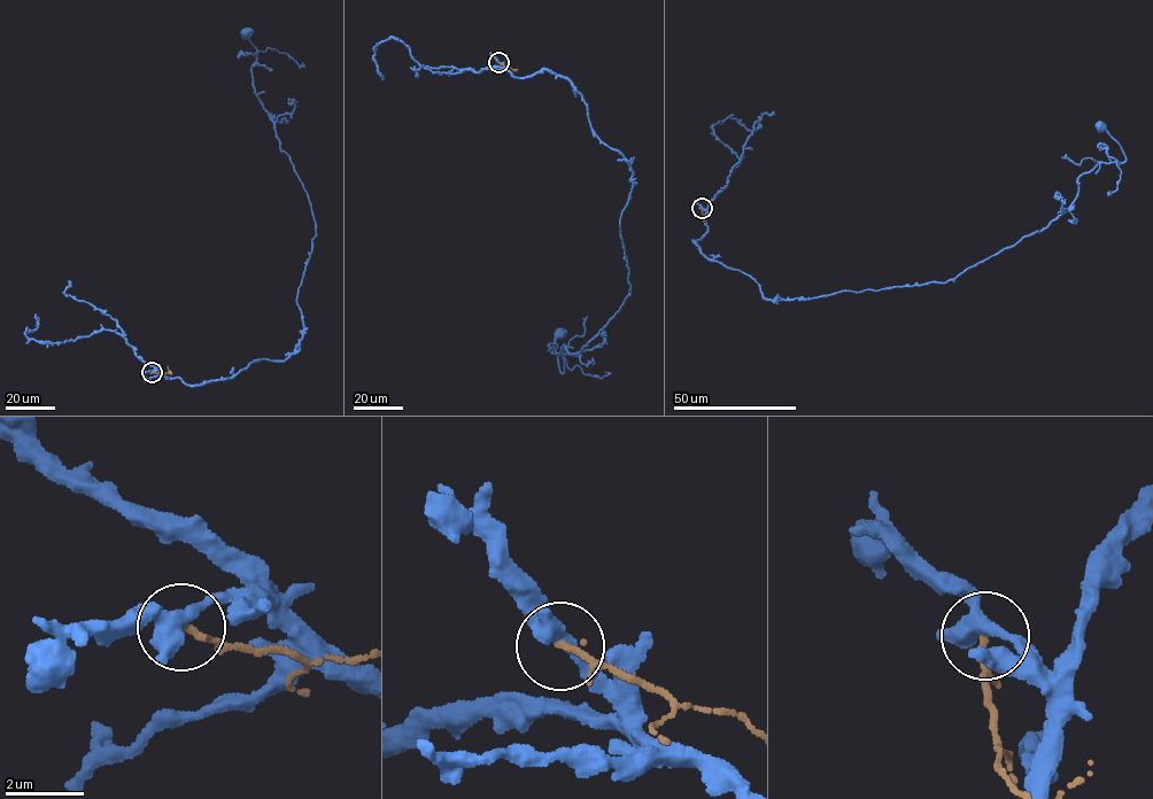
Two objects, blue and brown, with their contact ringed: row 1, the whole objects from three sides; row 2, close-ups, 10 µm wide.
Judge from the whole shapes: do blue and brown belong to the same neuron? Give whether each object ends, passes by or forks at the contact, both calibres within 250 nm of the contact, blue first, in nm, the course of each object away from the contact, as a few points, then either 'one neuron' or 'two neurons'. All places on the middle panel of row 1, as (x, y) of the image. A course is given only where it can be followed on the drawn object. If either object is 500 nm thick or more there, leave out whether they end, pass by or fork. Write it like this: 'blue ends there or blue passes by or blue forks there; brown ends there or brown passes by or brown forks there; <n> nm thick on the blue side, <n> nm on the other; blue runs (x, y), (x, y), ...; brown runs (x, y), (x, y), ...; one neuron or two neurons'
blue forks there; brown ends there; 360 nm thick on the blue side, 180 nm on the other; blue runs (498, 62), (565, 77), (633, 175), (620, 219), (629, 294), (581, 351), (563, 346), (562, 373), (558, 334); brown runs (498, 62), (513, 70); two neurons

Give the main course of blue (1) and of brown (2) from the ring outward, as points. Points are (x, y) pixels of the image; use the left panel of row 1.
1: (152, 371), (203, 385), (287, 358), (302, 336), (316, 226), (253, 87), (245, 33)
2: (152, 371), (168, 373), (168, 366)

